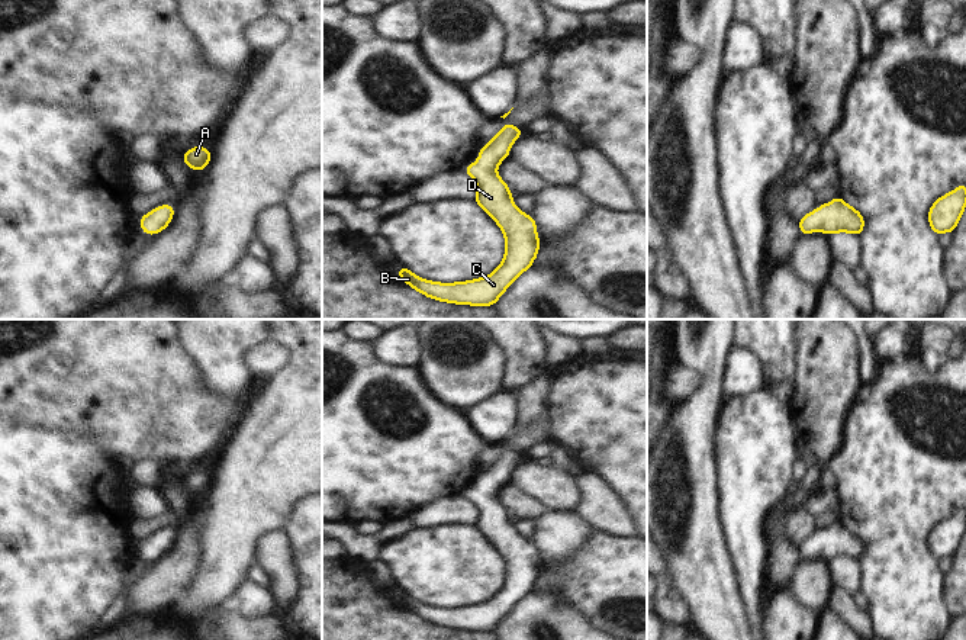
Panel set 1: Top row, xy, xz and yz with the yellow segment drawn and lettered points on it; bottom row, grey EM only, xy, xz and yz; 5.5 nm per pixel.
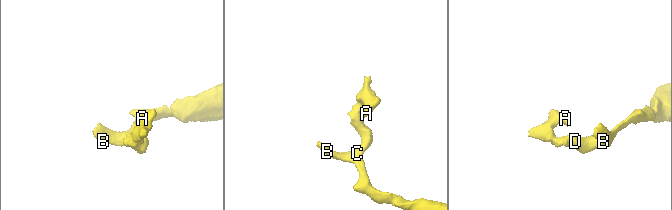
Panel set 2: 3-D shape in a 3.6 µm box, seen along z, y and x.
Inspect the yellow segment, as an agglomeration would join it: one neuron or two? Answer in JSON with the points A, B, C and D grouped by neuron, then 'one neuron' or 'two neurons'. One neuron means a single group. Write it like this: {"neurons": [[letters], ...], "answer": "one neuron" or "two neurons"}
{"neurons": [["A", "B", "C", "D"]], "answer": "one neuron"}

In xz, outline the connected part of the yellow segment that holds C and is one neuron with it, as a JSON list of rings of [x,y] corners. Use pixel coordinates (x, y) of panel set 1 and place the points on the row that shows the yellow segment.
[[[511,123],[498,132],[486,145],[474,164],[464,171],[476,181],[476,203],[499,225],[505,234],[505,257],[499,267],[482,279],[444,284],[415,276],[399,266],[397,276],[426,298],[471,306],[493,306],[505,290],[528,270],[540,251],[537,222],[531,215],[513,205],[509,186],[499,177],[496,167],[509,158],[512,144],[524,134]]]

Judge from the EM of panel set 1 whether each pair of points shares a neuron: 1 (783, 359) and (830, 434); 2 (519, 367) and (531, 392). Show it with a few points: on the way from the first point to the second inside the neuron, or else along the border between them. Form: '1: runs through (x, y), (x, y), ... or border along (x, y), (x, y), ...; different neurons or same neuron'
1: border along (798, 341), (792, 378); different neurons
2: border along (548, 367), (512, 391); different neurons

